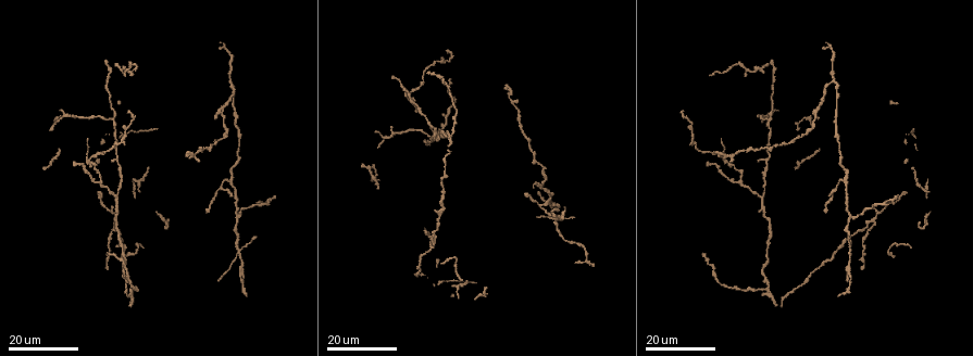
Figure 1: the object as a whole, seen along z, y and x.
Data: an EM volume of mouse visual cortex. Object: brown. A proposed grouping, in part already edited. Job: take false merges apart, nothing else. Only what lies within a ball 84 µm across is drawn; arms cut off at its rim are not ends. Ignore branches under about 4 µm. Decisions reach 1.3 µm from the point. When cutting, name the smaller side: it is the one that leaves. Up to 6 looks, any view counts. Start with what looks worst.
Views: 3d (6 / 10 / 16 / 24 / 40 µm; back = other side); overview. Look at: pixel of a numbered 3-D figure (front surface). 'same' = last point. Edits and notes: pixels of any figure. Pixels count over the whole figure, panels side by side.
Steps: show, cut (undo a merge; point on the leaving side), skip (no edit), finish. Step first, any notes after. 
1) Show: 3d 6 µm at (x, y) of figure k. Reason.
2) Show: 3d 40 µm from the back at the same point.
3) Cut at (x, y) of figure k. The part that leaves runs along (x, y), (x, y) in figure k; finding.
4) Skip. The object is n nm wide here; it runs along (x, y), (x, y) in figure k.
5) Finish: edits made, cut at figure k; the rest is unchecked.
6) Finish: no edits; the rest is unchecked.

Show: 3d 24 µm at (86, 162) of figure 1. Three-way junction.

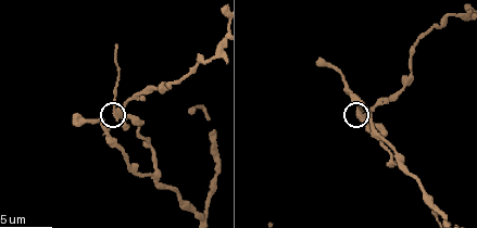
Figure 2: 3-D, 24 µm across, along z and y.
Show: 3d 6 µm at (358, 111) of figure 2.

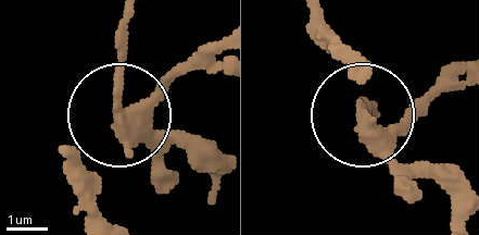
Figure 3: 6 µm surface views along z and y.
Skip. 3 arms meet here; one cell here.

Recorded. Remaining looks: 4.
Show: 3d 16 µm at (768, 118) of figure 1. Four-way junction.

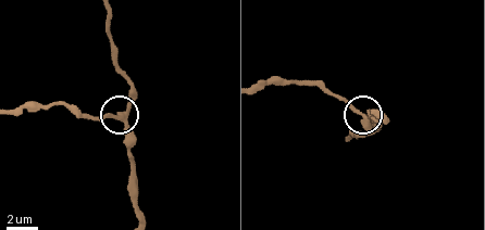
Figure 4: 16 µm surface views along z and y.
Show: 3d 10 µm at (364, 117) of figure 4.

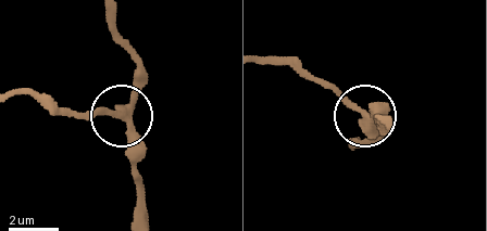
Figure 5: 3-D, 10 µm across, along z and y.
Skip. The side arm is 19 µm long; it runs along (145, 218), (133, 138), (122, 118), (139, 59) in figure 5; all the same cell.

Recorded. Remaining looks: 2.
Show: 3d 16 µm at (844, 181) of figure 1. Three-way junction.

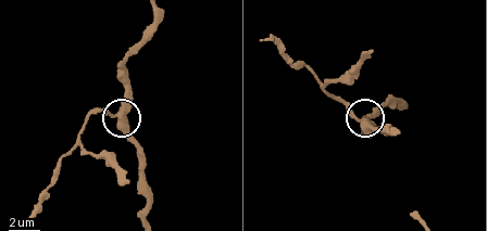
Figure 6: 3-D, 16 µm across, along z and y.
Show: 3d 10 µm at (117, 118) of figure 6.

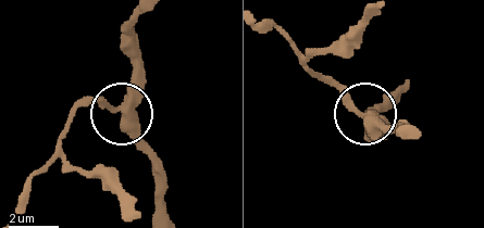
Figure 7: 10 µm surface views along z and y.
Skip. The side arm is 71 µm long; it runs along (141, 14), (133, 26), (135, 94), (127, 119), (158, 155) in figure 7; all the same cell.

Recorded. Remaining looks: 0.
Finish: no edits; the rest is unchecked.

